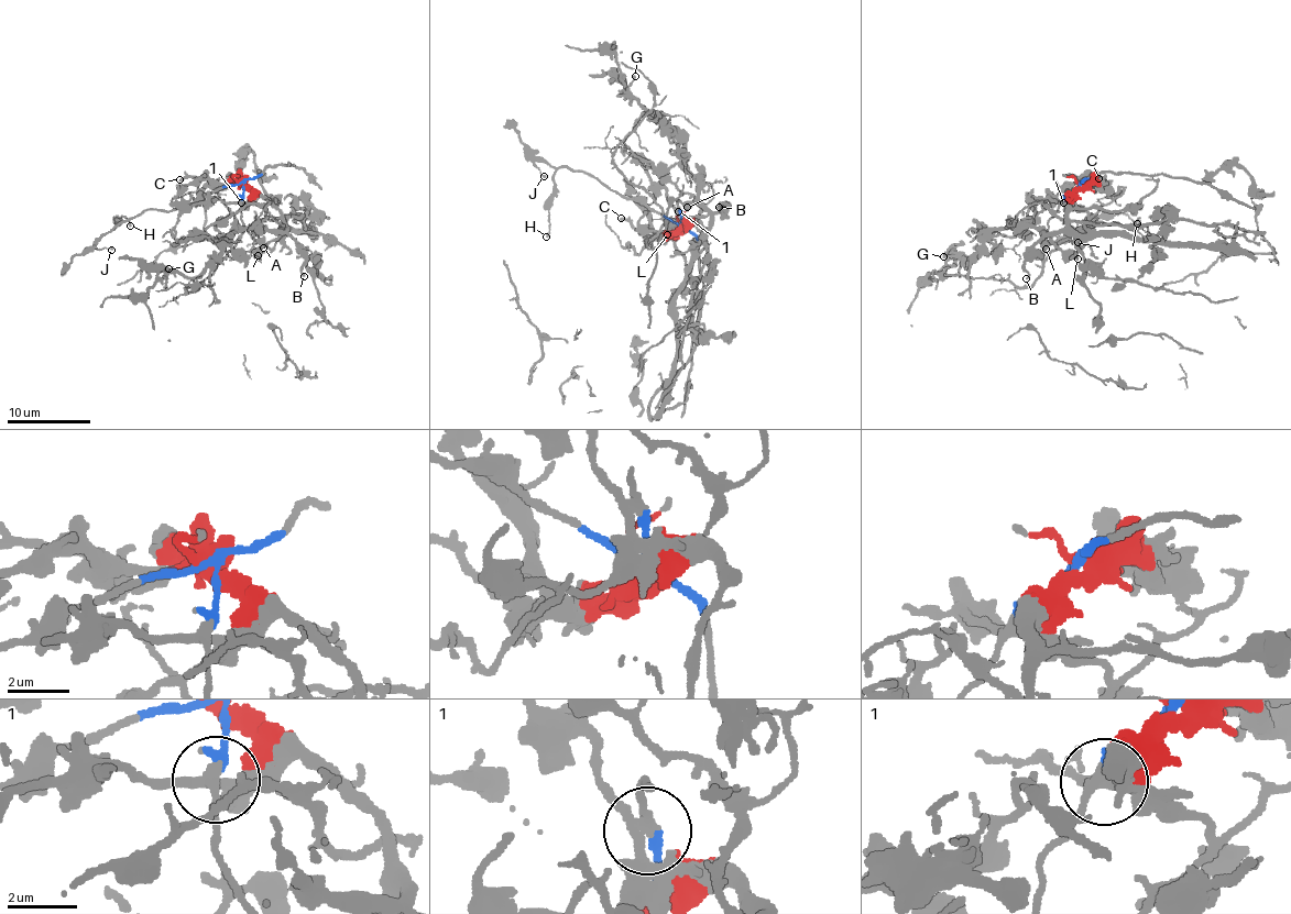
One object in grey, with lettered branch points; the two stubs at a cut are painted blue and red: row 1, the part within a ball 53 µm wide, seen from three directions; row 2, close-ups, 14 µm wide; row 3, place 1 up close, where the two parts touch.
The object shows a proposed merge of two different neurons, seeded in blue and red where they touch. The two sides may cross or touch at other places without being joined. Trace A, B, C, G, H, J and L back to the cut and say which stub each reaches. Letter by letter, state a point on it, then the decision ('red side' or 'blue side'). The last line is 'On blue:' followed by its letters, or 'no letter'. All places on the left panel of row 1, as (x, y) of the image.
A: (263, 248) | blue side
B: (304, 276) | red side
C: (179, 179) | red side
G: (168, 268) | red side
H: (130, 226) | blue side
J: (111, 250) | blue side
L: (258, 255) | red side
On blue: A, H, J

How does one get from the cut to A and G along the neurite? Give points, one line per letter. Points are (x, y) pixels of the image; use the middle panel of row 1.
A: (681, 226), (678, 199), (687, 207)
G: (681, 228), (695, 223), (706, 231), (711, 212), (699, 198), (685, 145), (627, 88), (635, 76)

